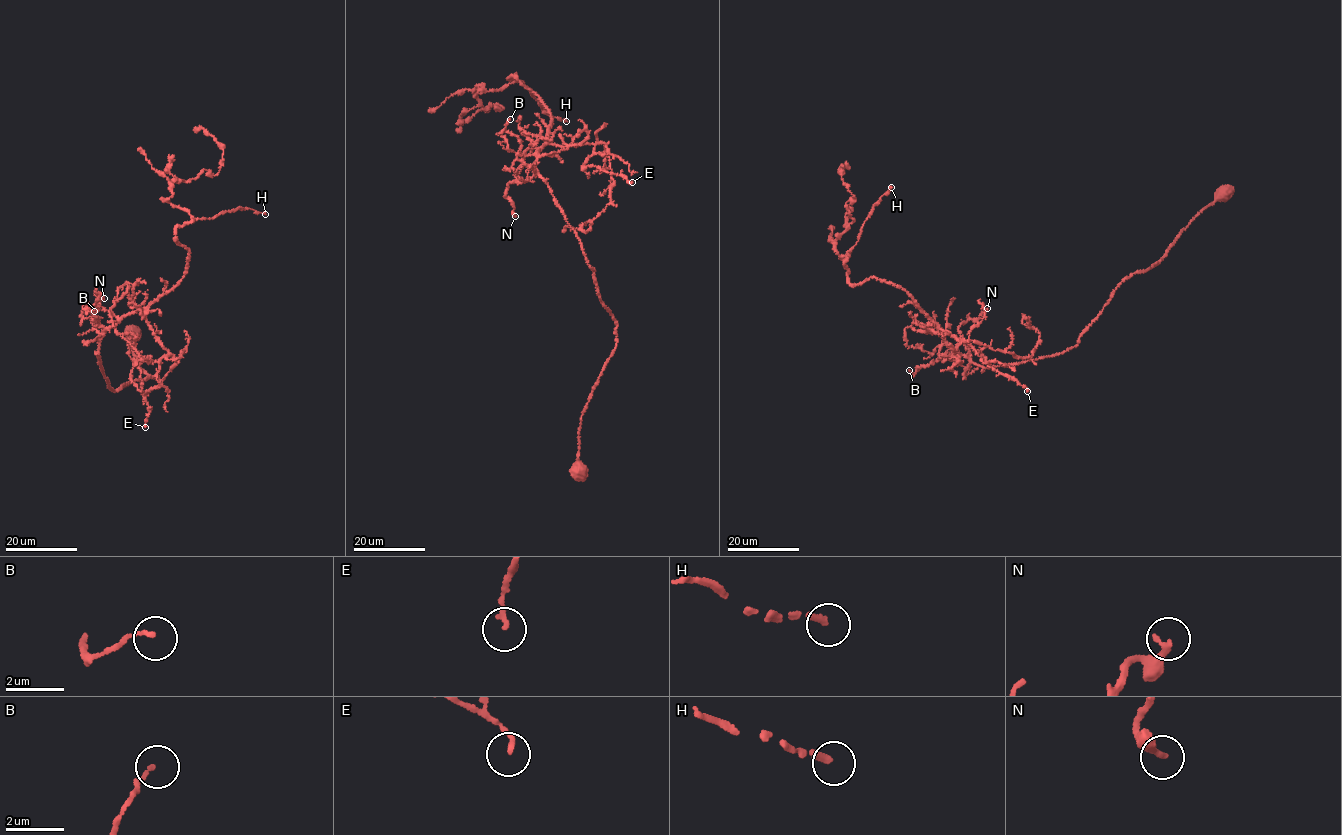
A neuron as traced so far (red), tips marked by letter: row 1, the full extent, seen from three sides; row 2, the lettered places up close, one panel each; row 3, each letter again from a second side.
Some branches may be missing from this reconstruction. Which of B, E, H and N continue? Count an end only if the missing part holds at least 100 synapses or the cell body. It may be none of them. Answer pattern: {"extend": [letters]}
{"extend": ["H"]}

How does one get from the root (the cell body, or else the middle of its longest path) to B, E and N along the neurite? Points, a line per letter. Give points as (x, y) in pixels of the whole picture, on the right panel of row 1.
B: (1222, 193), (1163, 260), (1118, 284), (1074, 346), (987, 367), (959, 354), (909, 370)
E: (1222, 193), (1163, 260), (1118, 284), (1061, 353), (983, 367), (947, 346), (937, 326), (1027, 391)
N: (1222, 193), (1163, 260), (1118, 284), (1078, 344), (1061, 353), (987, 367), (973, 363), (958, 326), (987, 308)

